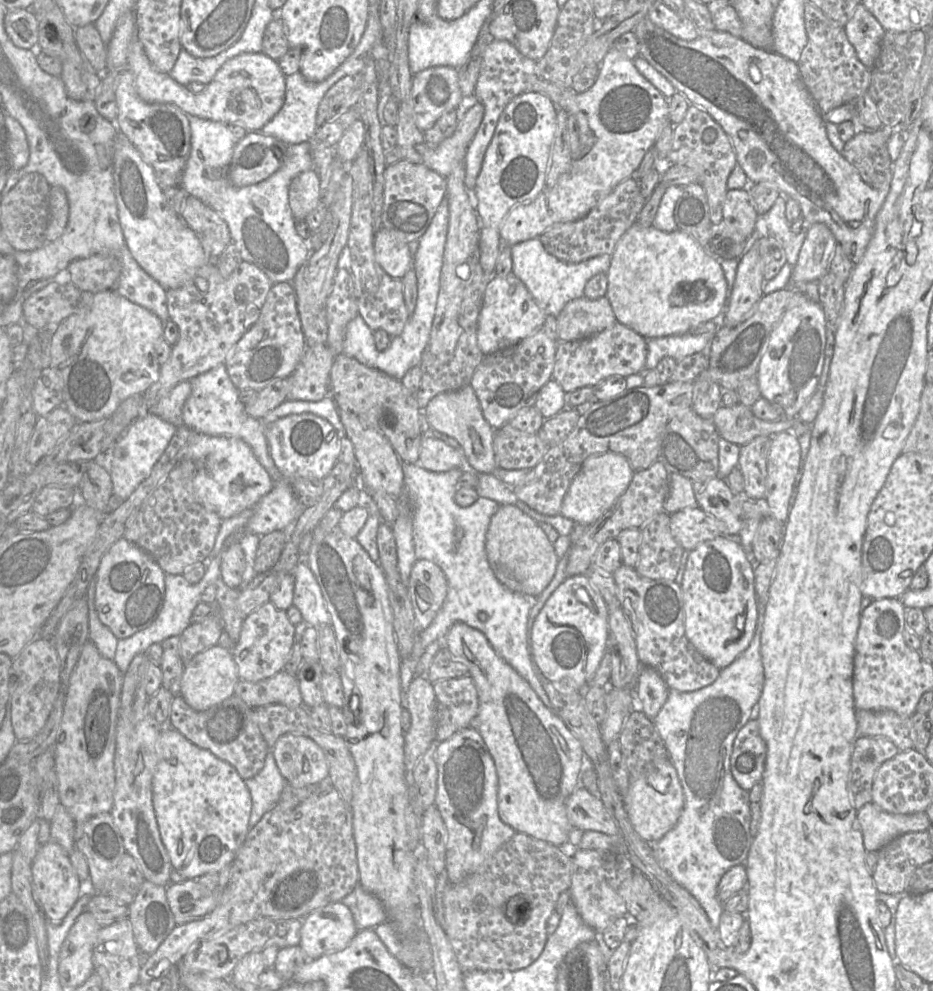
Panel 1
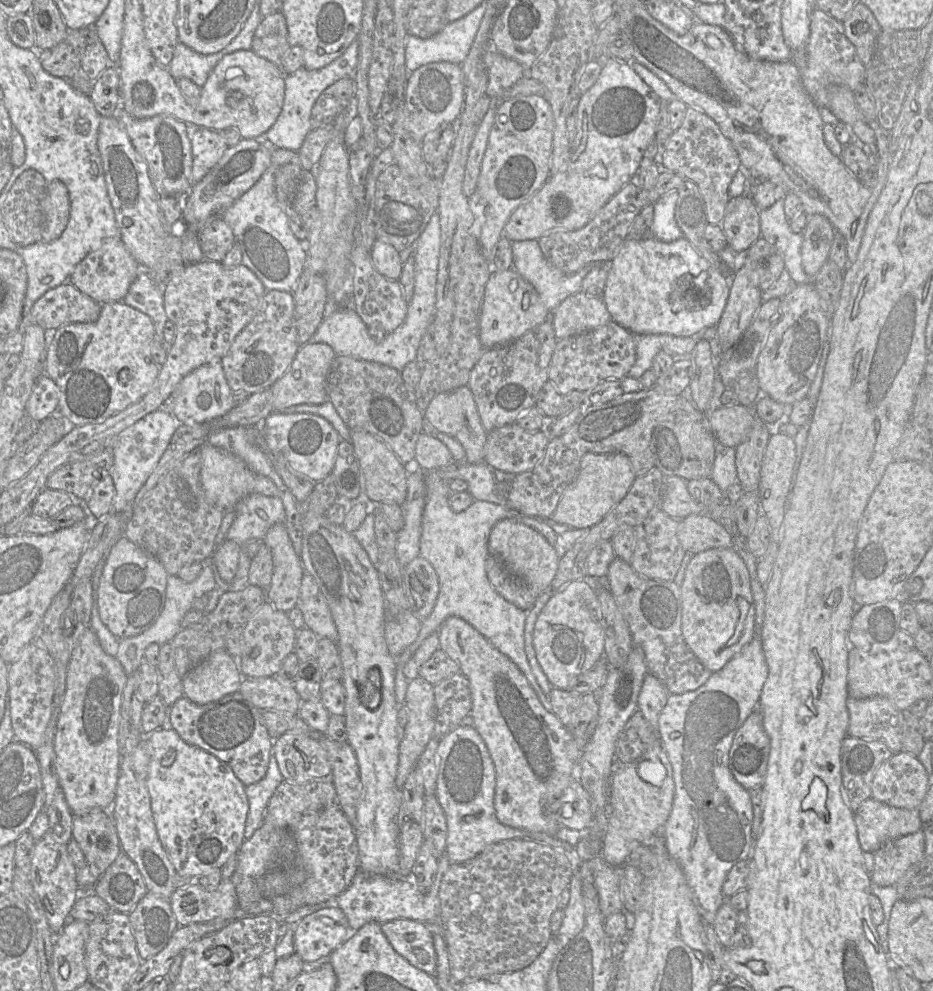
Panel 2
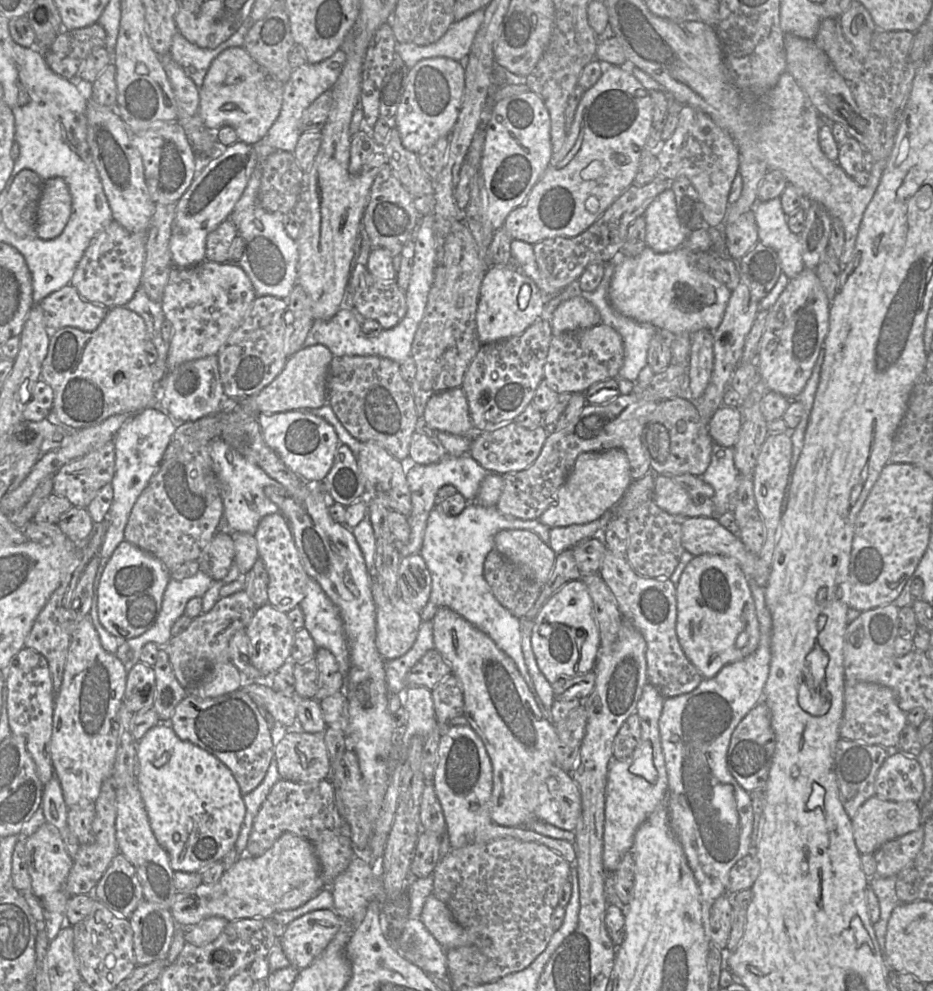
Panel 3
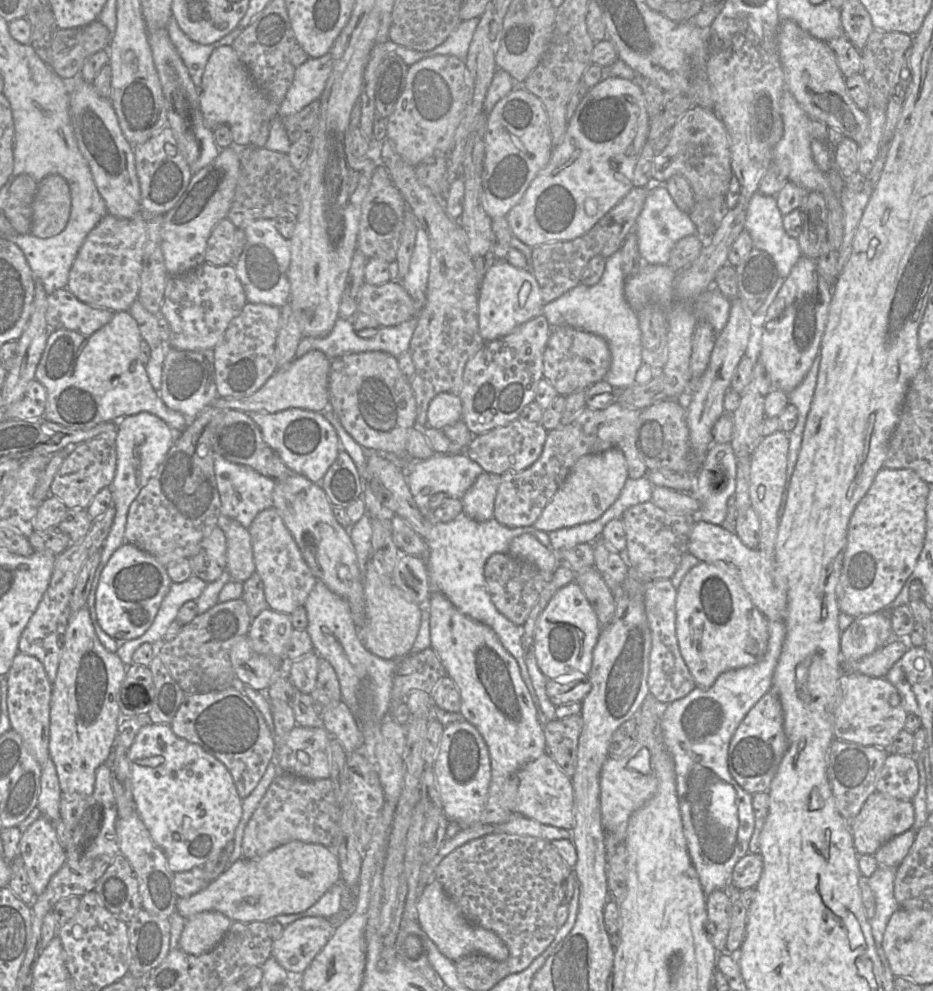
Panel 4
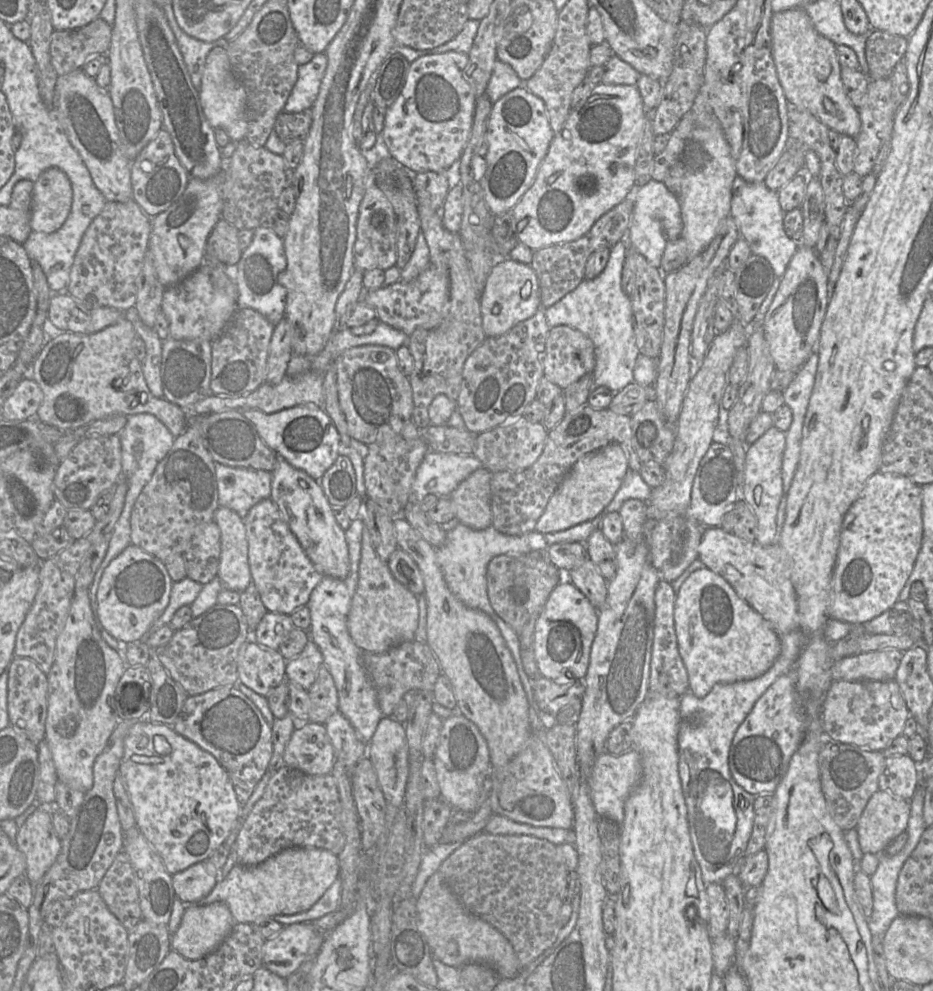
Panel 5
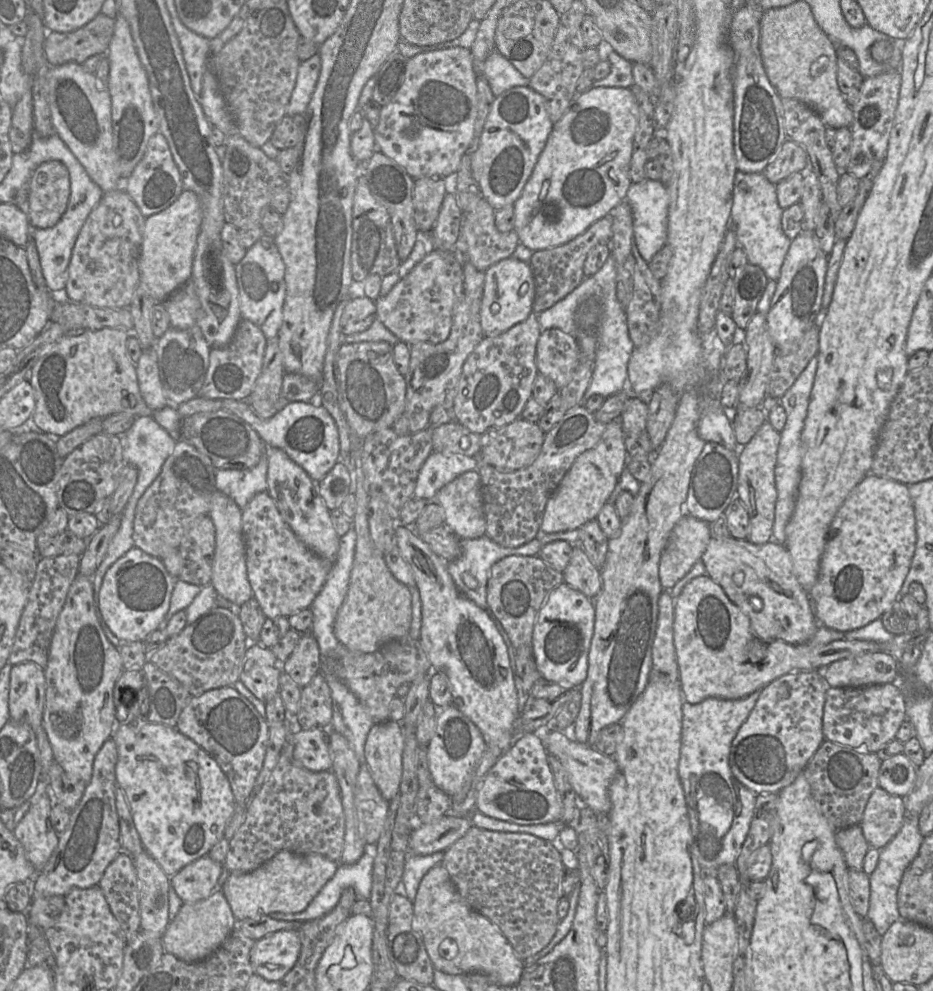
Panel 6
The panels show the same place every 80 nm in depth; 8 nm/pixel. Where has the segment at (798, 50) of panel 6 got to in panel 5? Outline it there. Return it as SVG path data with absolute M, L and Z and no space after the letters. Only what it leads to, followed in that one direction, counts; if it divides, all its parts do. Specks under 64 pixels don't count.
M803 8L773 12L770 34L777 76L789 105L809 112L841 135L856 138L861 119L844 91L836 44L816 31Z

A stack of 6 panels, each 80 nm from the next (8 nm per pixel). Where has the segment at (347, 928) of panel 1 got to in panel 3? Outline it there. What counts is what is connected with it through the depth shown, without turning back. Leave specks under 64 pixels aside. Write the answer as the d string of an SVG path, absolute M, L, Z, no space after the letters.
M333 909L316 910L293 920L279 939L283 953L295 969L307 968L325 950L342 926Z

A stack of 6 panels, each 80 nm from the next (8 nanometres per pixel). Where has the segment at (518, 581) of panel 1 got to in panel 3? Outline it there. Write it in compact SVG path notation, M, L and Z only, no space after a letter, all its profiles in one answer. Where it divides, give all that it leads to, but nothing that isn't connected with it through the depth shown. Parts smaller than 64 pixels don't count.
M525 529L499 531L494 537L494 550L520 567L530 579L541 586L548 581L557 555L537 534Z

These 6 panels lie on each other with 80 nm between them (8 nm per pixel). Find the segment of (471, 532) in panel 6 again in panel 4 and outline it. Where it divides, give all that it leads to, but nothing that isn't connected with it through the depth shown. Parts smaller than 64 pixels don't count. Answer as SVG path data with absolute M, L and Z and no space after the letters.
M481 473L461 498L463 514L478 522L491 519L499 483L500 475Z

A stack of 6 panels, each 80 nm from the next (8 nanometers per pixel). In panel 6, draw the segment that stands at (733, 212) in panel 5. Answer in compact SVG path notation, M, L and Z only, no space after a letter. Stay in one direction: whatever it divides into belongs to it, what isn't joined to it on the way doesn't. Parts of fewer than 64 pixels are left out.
M737 171L730 224L735 231L738 246L746 253L748 263L761 267L767 278L775 281L780 277L781 267L791 244L782 229L782 213L783 209L777 200L776 185L767 179L764 172Z

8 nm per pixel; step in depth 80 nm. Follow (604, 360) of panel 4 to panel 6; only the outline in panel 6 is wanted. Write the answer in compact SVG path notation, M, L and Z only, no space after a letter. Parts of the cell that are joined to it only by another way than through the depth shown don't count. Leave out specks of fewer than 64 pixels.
M557 328L542 330L536 346L536 366L538 373L549 378L560 390L572 379L579 361L577 339Z

